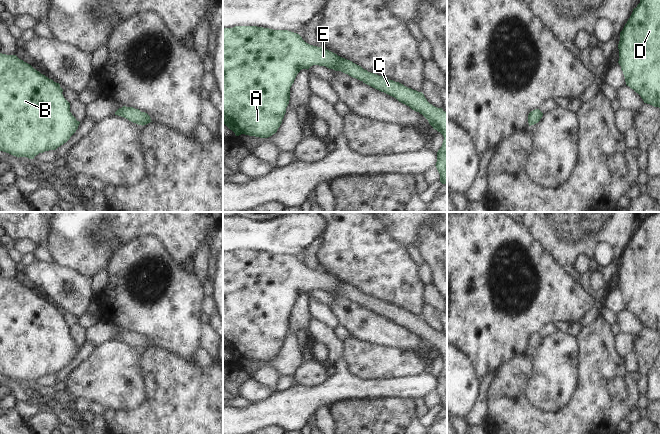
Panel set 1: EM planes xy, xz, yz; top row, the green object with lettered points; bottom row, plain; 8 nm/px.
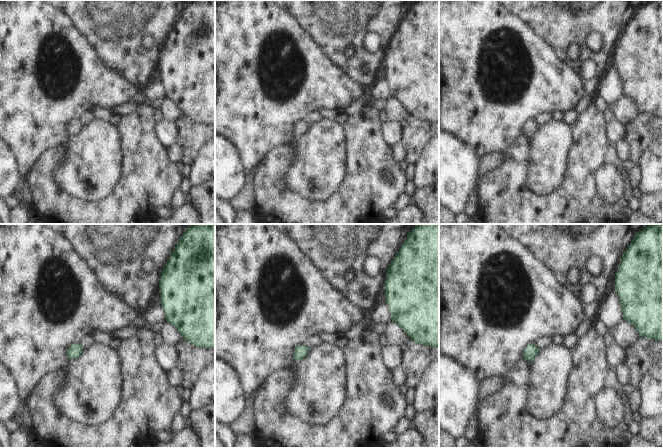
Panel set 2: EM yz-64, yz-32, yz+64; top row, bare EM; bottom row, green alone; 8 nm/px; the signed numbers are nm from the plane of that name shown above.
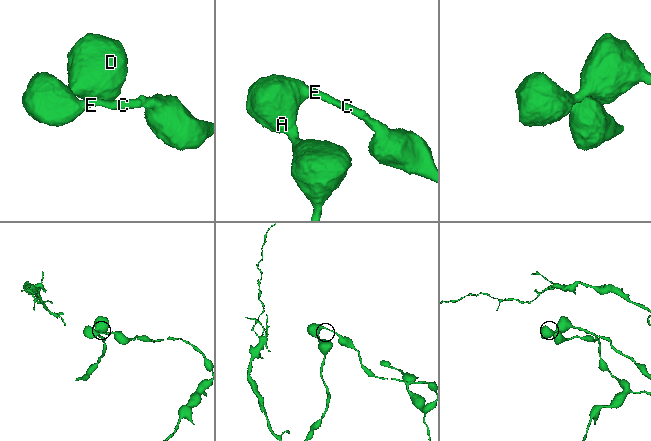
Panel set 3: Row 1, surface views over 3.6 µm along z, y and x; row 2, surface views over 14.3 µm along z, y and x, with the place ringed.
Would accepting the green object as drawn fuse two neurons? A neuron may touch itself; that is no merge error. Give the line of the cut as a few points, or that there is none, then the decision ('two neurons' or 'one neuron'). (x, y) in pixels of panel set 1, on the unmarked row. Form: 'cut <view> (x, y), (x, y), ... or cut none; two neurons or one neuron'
cut none; one neuron

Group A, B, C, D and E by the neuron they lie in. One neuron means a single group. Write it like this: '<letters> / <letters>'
A B C D E

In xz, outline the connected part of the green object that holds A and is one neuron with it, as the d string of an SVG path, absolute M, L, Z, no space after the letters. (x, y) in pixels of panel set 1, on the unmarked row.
M257 250L223 252L223 348L236 360L241 358L268 362L280 351L290 324L290 312L302 293L313 289L341 295L384 316L412 334L422 338L443 361L437 376L436 392L440 406L447 408L447 337L430 328L422 316L399 306L368 296L350 284L323 272L306 267L302 261L288 254L273 254Z

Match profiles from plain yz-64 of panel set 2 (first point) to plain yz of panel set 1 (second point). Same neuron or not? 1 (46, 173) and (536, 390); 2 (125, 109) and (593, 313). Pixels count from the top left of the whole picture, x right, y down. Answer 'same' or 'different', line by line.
1: different
2: same

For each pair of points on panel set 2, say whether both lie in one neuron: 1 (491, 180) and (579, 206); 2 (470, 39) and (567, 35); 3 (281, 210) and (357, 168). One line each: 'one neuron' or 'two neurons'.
1: one neuron
2: two neurons
3: one neuron

